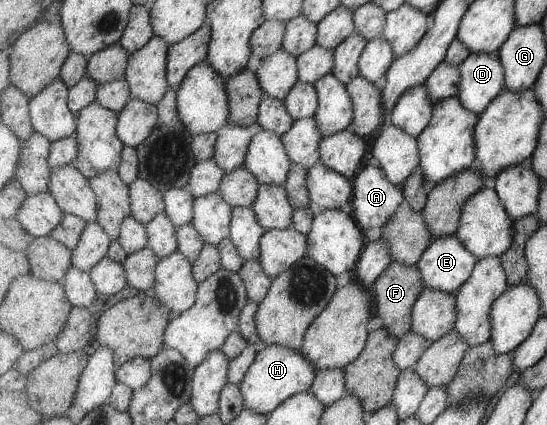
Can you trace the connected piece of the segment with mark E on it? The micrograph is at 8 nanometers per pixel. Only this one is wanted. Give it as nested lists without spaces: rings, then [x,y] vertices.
[[[453,234],[433,240],[417,264],[426,287],[453,294],[467,283],[477,262],[477,256]]]

